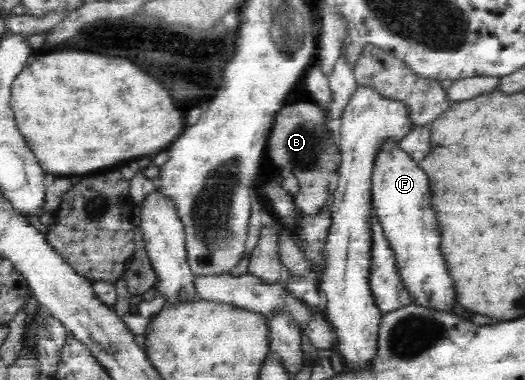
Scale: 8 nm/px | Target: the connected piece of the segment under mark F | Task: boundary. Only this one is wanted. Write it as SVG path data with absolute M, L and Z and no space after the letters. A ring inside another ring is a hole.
M385 138L379 142L379 148L375 153L372 164L372 175L370 180L371 204L376 208L377 215L380 216L385 235L391 241L391 247L397 255L397 265L399 273L403 275L409 291L415 297L415 303L427 307L437 307L445 311L451 311L454 302L454 292L450 284L449 276L445 274L445 264L441 264L441 254L439 254L439 226L435 220L435 214L431 210L429 202L429 180L427 171L421 168L420 163L415 161L404 148L400 146L398 140Z

